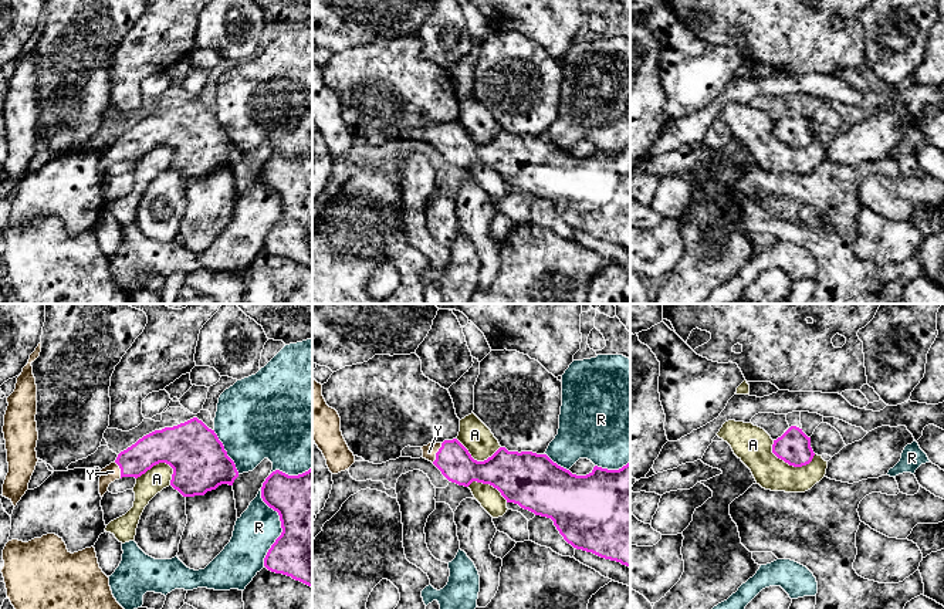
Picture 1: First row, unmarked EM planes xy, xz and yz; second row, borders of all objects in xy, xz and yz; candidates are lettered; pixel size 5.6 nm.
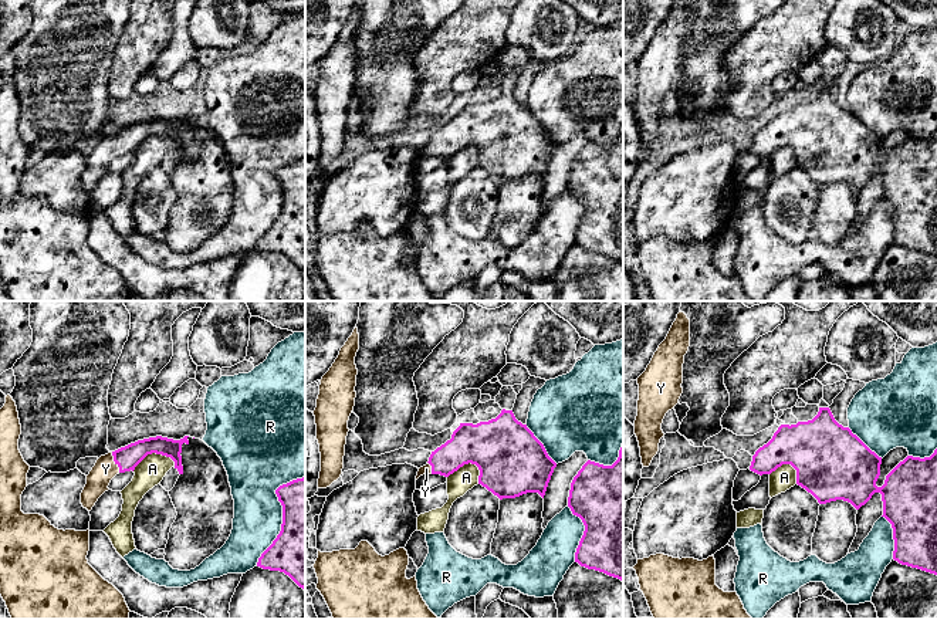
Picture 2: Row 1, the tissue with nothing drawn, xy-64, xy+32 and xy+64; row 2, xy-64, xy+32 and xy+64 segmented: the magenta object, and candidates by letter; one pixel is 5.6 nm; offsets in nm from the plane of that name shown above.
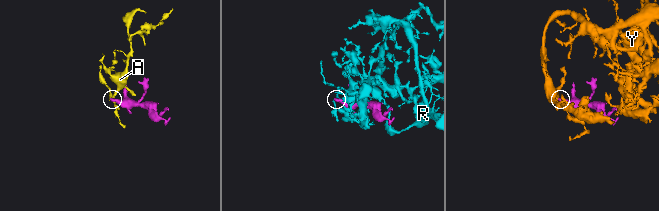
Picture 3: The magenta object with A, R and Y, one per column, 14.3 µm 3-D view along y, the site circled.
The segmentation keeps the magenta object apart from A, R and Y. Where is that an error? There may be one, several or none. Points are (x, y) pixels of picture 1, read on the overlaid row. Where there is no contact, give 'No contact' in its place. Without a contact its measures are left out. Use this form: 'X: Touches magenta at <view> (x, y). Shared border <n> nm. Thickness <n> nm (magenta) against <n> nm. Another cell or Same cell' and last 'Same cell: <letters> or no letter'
A: Touches magenta at yz (791, 464). Shared border 260 nm. Thickness 190 nm (magenta) against 220 nm. Another cell
R: Touches magenta at xy (281, 527). Shared border 440 nm. Thickness 380 nm (magenta) against 240 nm. Another cell
Y: Touches magenta at xz (436, 453). Shared border 130 nm. Thickness 200 nm (magenta) against 80 nm. Same cell
Same cell: Y

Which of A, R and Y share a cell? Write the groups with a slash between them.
A / R / Y

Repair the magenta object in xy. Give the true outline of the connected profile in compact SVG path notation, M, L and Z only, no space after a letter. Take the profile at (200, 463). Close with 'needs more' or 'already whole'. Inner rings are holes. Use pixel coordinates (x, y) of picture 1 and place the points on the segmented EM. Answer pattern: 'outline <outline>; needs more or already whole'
outline M193 417L173 427L155 430L121 451L114 463L101 470L101 497L104 497L109 484L115 480L122 477L138 478L159 463L166 463L173 468L170 485L183 497L204 495L221 484L233 485L238 477L234 461L227 456L214 430L209 429L197 417Z; needs more

